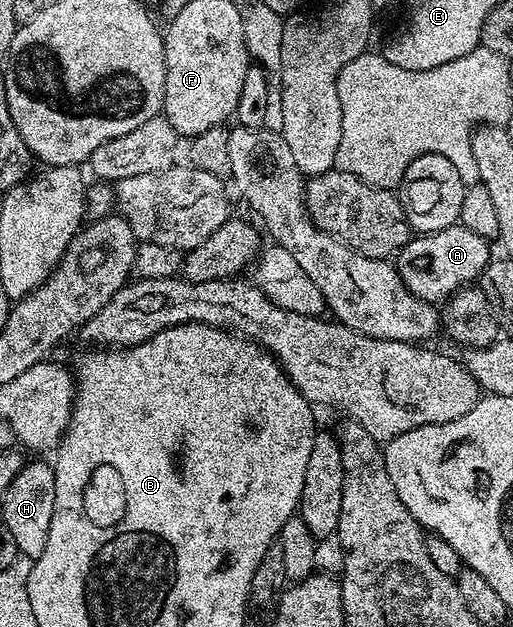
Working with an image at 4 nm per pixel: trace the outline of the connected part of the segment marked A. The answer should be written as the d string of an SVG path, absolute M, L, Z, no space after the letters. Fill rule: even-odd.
M461 222L439 231L418 233L396 256L398 276L413 295L425 303L438 305L462 288L471 286L481 276L492 258L490 246L483 235L472 233L472 229L463 227Z

